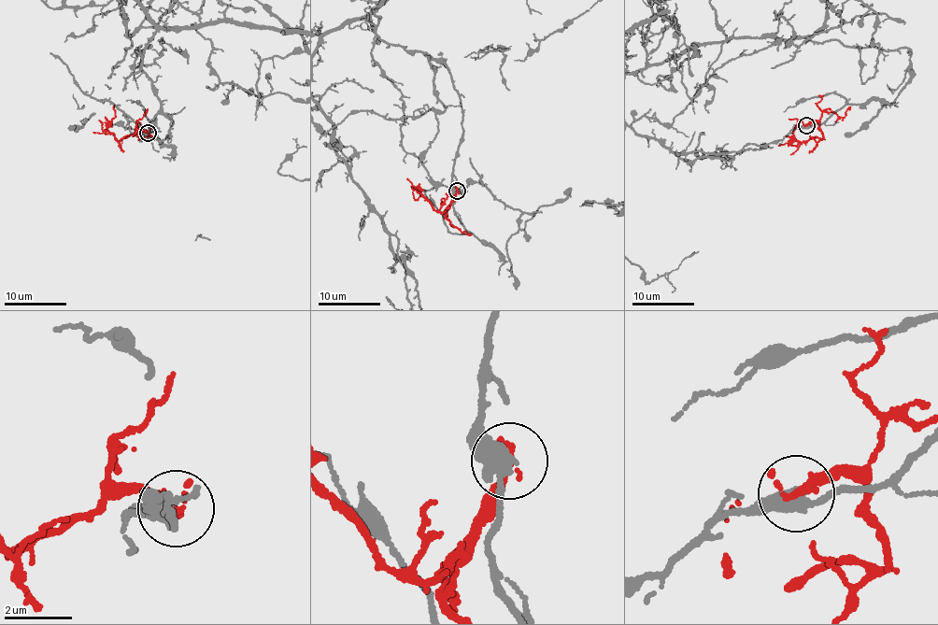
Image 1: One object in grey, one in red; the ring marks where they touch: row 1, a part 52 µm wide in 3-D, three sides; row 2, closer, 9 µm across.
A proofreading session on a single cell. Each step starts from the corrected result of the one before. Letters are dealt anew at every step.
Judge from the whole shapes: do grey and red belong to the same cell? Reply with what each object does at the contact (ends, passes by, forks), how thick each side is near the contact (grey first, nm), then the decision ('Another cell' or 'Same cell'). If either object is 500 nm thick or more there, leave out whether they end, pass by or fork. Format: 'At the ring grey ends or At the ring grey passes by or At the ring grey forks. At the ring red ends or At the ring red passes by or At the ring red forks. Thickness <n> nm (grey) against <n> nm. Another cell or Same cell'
At the ring grey passes by. At the ring red passes by. Thickness 440 nm (grey) against 180 nm. Another cell

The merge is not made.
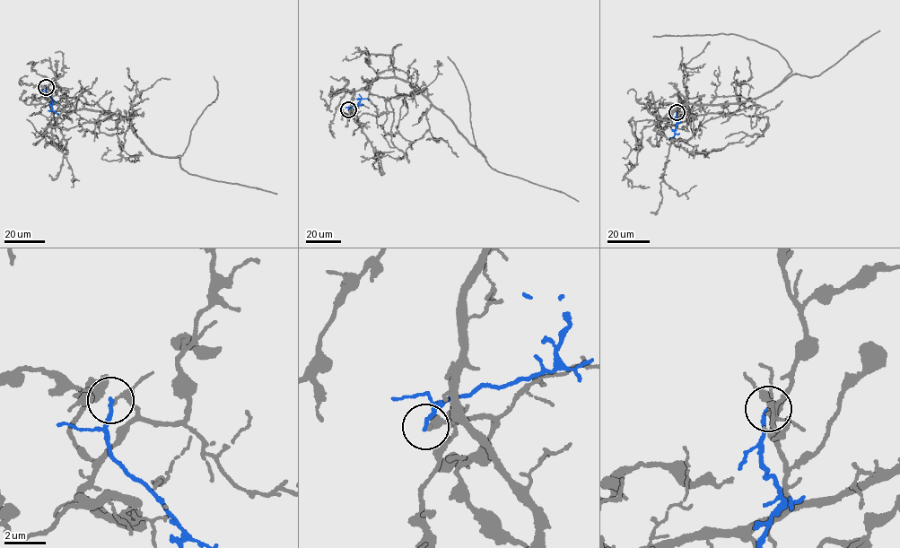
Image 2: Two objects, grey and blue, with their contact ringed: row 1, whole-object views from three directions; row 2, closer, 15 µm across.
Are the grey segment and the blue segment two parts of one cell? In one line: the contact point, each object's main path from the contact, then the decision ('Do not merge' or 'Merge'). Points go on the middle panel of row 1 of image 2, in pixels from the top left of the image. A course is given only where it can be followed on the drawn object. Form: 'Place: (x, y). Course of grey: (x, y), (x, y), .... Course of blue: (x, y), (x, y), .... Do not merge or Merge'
Place: (348, 109). Course of grey: (348, 109), (353, 92), (376, 79), (405, 80), (485, 158), (473, 134), (467, 88), (448, 56). Course of blue: (348, 109), (359, 104), (361, 99), (369, 100). Do not merge

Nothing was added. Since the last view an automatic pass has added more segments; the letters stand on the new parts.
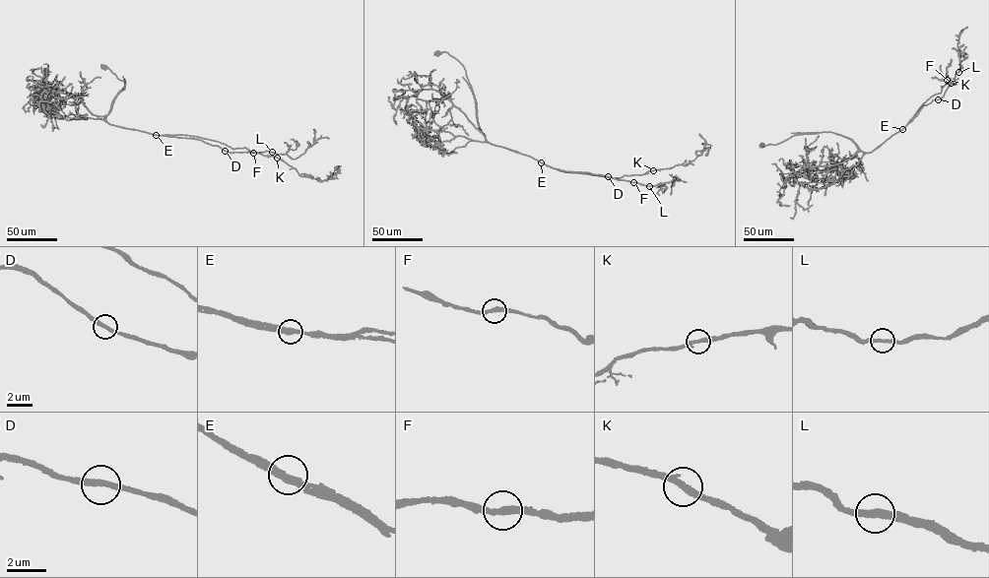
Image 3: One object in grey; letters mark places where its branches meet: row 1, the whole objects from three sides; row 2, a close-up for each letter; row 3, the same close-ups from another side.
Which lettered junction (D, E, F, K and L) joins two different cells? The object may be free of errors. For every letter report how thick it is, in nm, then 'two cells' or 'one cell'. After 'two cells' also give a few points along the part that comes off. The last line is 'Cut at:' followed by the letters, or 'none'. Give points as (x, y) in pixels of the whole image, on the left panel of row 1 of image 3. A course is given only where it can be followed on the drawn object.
D: 280 nm | one cell
E: 280 nm | two cells | (156, 135), (199, 140), (231, 153), (266, 151), (294, 159), (313, 143), (313, 129)
F: 280 nm | one cell
K: 300 nm | one cell
L: 280 nm | one cell
Cut at: E

